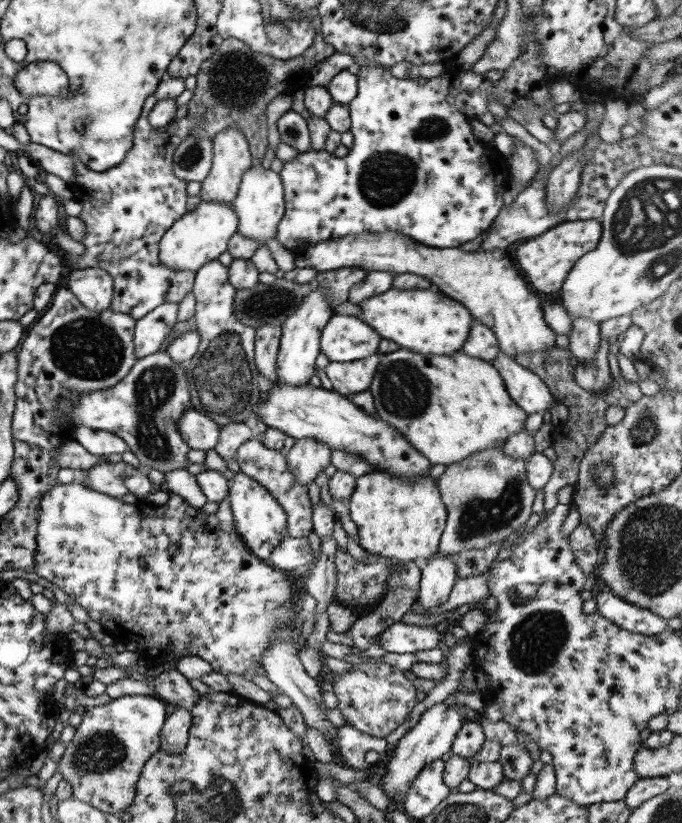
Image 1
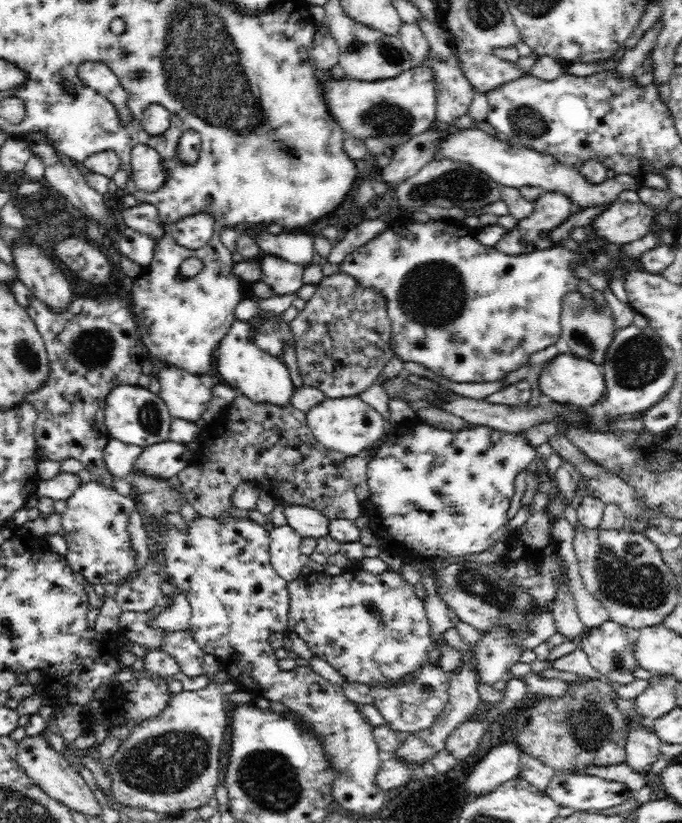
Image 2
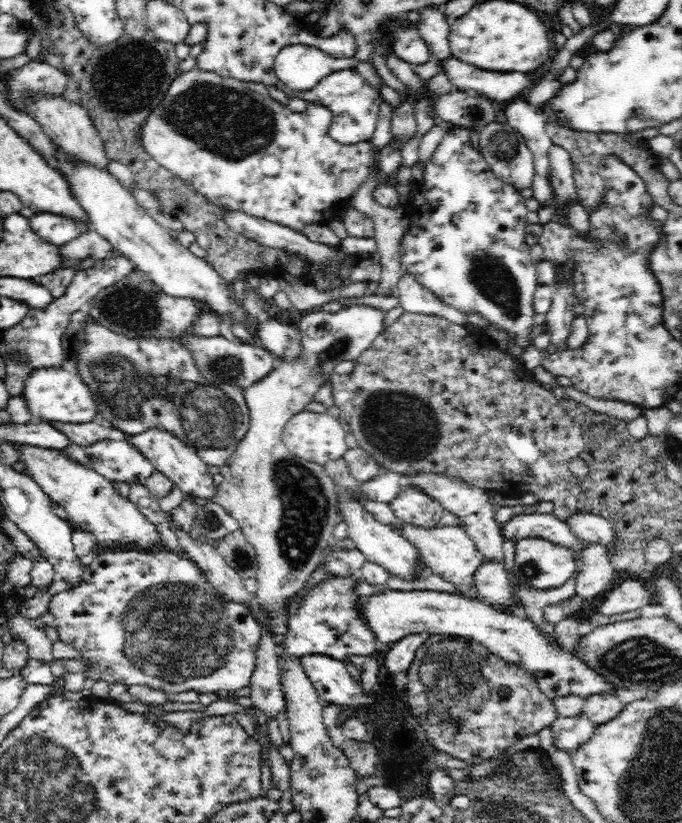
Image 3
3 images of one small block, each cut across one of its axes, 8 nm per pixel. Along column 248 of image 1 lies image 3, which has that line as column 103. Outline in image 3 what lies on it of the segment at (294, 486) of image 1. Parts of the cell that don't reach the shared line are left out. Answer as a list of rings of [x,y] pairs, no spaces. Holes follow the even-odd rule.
[[[104,439],[86,446],[70,443],[61,450],[61,453],[81,463],[84,467],[97,471],[110,482],[145,485],[146,480],[156,471],[154,465],[150,465],[147,458],[135,446],[124,440]]]

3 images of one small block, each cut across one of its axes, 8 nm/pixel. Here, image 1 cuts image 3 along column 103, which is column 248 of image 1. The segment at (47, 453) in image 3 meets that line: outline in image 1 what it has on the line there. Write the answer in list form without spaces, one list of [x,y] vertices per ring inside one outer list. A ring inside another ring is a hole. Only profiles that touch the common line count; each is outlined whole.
[[[238,472],[229,481],[229,486],[234,531],[242,538],[252,553],[262,561],[268,562],[274,548],[284,537],[288,536],[286,534],[287,514],[285,510],[265,486],[242,472]]]

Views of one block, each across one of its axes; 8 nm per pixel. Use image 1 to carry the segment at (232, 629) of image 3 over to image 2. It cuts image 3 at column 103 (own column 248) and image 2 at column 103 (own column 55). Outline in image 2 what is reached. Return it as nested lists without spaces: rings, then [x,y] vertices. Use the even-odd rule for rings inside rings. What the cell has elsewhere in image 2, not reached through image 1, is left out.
[[[98,481],[82,483],[61,512],[61,525],[66,540],[66,560],[74,572],[81,572],[92,584],[127,583],[134,580],[128,574],[135,565],[135,551],[130,543],[130,533],[126,527],[130,514],[135,510],[135,502],[113,488]]]

